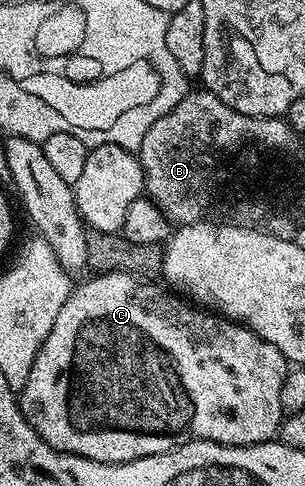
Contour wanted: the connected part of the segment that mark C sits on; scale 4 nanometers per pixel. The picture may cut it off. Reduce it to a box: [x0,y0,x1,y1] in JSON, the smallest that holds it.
[20,271,288,463]

